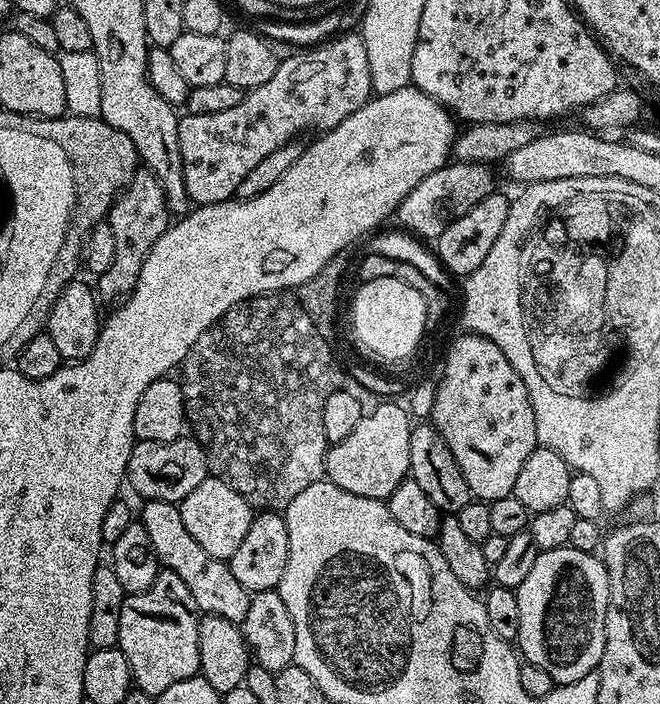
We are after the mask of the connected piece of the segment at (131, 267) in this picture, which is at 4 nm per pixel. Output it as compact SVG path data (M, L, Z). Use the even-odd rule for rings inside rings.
M137 171L113 201L106 223L114 234L114 256L110 266L106 266L106 270L95 277L94 291L101 301L120 302L138 282L138 274L142 274L142 262L146 254L150 254L154 242L162 238L170 223L166 194L151 172Z

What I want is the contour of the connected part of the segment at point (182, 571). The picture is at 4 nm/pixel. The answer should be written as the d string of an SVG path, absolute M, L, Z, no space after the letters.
M161 500L143 501L142 507L144 509L141 512L139 509L138 512L138 522L142 526L146 526L146 534L150 537L150 542L154 546L154 554L160 559L161 565L167 571L178 574L178 578L182 578L182 582L186 582L186 590L190 590L190 598L194 598L197 609L209 616L217 616L223 620L229 620L231 624L243 622L246 618L246 610L250 610L249 592L242 586L242 582L238 582L238 578L234 578L234 574L230 574L225 561L206 554L206 550L202 550L202 546L198 546L198 542L194 542L194 538L190 538L186 526L182 526L182 514L179 507Z

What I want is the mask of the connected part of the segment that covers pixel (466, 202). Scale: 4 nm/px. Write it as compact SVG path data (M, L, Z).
M449 162L441 166L438 170L426 174L426 178L422 178L422 182L418 182L418 186L414 186L414 190L410 190L410 194L406 194L406 198L402 198L402 202L396 207L394 216L395 219L400 219L399 227L407 230L413 236L423 238L428 242L439 240L440 235L444 233L452 223L458 218L462 218L462 214L474 210L474 206L478 206L478 202L482 202L482 198L491 196L497 191L496 176L492 172L495 171L487 164Z

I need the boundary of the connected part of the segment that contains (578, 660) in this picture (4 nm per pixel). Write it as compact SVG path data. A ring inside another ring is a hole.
M567 546L540 551L530 575L515 589L519 611L515 643L527 663L542 666L553 682L568 686L599 669L608 609L608 571L599 555Z

